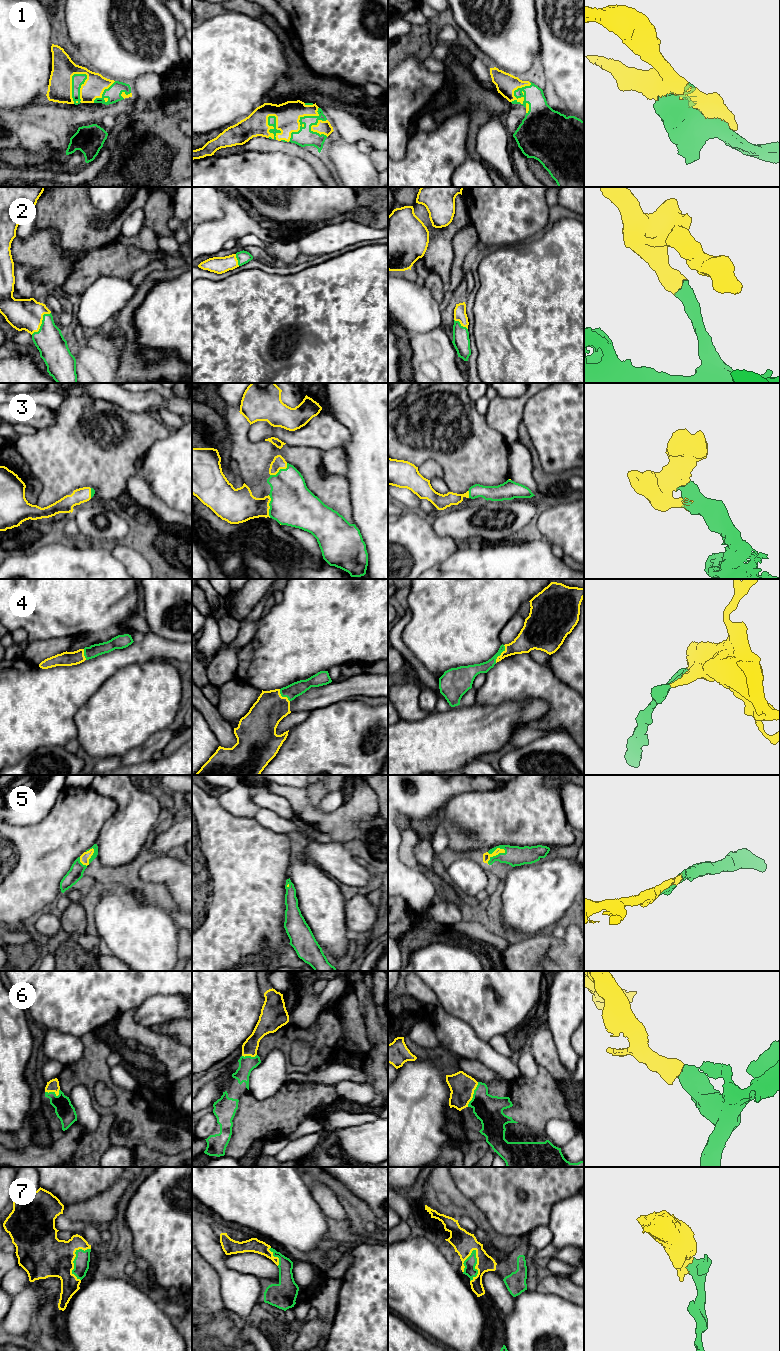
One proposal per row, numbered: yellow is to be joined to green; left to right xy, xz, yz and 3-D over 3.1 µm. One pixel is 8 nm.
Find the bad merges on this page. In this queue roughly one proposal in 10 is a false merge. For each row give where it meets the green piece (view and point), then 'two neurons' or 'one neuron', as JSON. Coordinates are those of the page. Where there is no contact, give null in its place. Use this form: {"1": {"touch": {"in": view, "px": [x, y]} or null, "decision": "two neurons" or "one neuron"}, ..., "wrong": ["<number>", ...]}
{"1": {"touch": {"in": "xy", "px": [79, 90]}, "decision": "one neuron"}, "2": {"touch": {"in": "xy", "px": [42, 323]}, "decision": "one neuron"}, "3": {"touch": {"in": "xz", "px": [269, 505]}, "decision": "one neuron"}, "4": {"touch": {"in": "yz", "px": [500, 654]}, "decision": "one neuron"}, "5": {"touch": {"in": "yz", "px": [494, 856]}, "decision": "one neuron"}, "6": {"touch": {"in": "yz", "px": [473, 1094]}, "decision": "one neuron"}, "7": {"touch": {"in": "yz", "px": [475, 1265]}, "decision": "one neuron"}, "wrong": []}

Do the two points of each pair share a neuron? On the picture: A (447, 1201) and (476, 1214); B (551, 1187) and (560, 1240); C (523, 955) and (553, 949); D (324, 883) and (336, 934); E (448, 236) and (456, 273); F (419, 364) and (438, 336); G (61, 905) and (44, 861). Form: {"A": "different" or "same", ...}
{"A": "same", "B": "different", "C": "same", "D": "same", "E": "different", "F": "same", "G": "different"}

